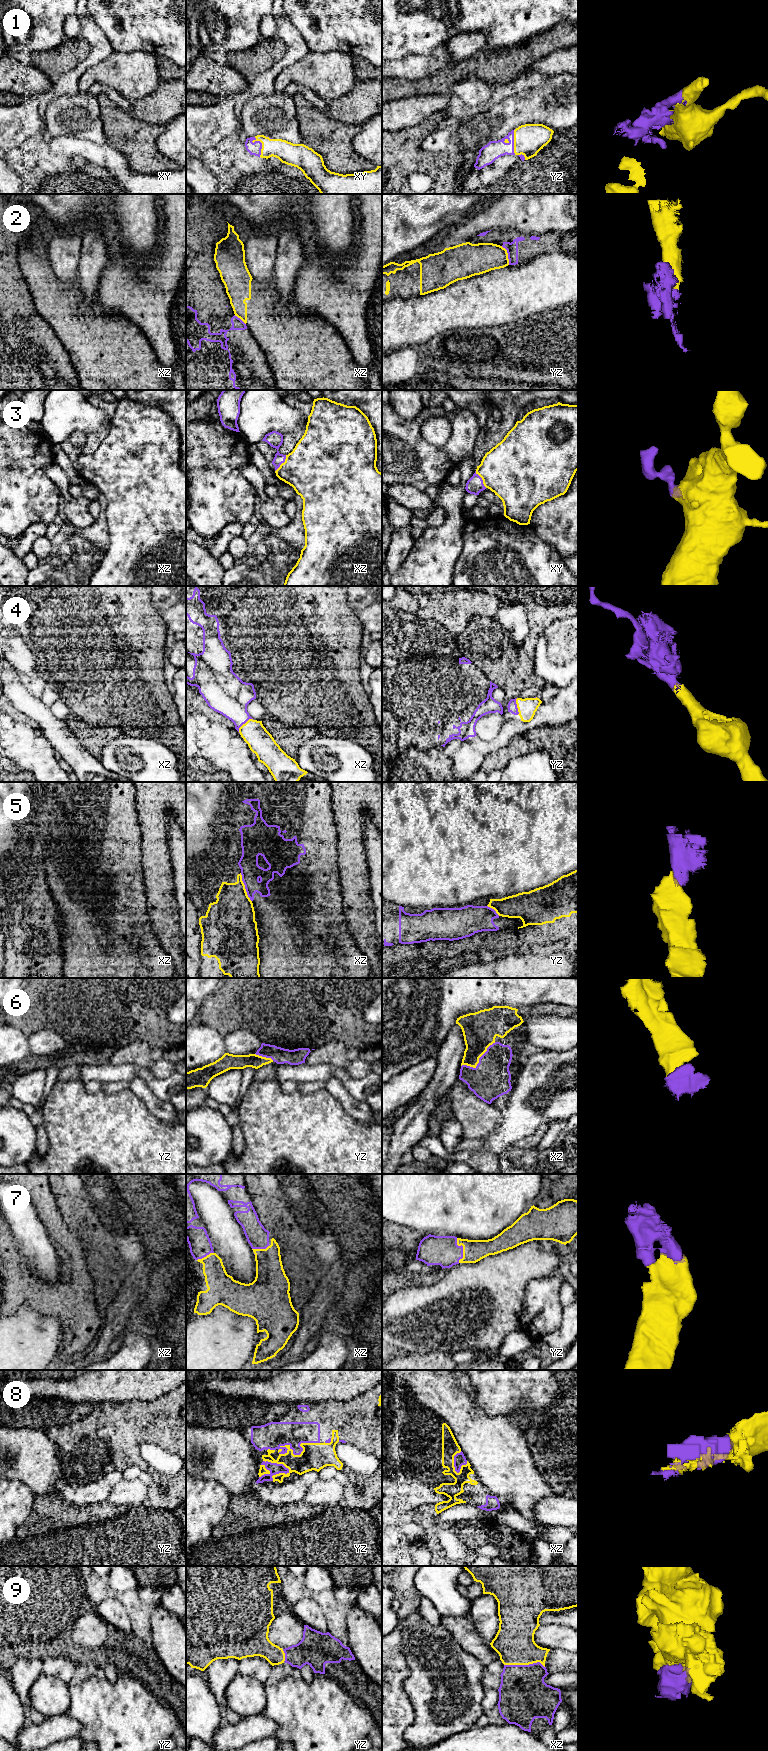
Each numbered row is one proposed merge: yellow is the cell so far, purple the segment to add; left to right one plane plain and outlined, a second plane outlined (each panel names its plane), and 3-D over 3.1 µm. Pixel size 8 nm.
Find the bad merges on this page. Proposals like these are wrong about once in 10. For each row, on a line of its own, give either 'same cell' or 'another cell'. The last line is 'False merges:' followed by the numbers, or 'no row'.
1: same cell
2: another cell
3: same cell
4: same cell
5: another cell
6: same cell
7: same cell
8: same cell
9: same cell
False merges: 2, 5

